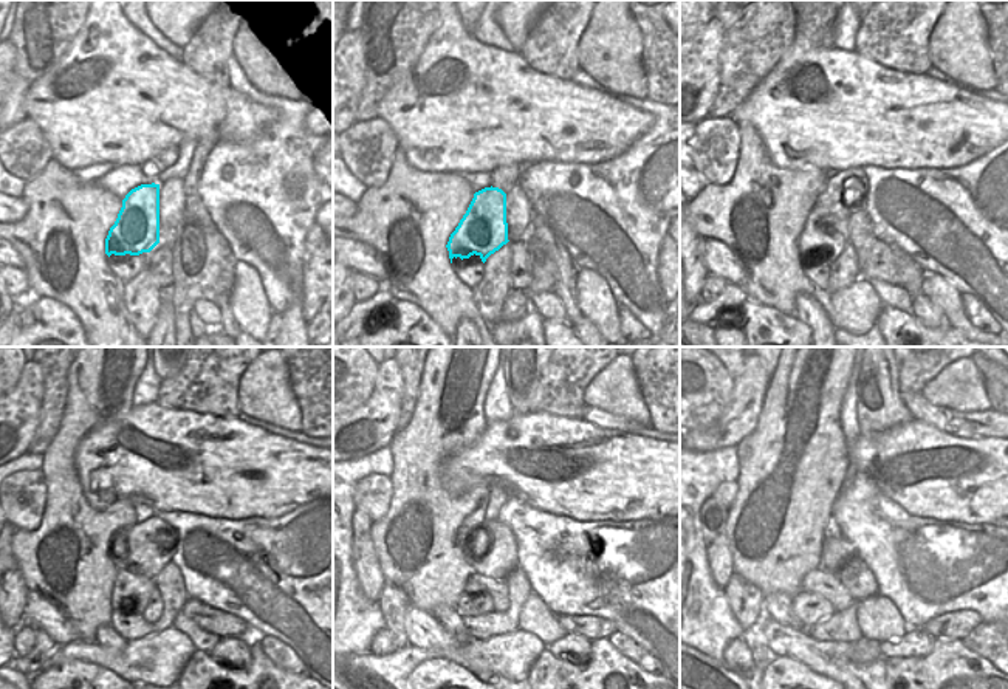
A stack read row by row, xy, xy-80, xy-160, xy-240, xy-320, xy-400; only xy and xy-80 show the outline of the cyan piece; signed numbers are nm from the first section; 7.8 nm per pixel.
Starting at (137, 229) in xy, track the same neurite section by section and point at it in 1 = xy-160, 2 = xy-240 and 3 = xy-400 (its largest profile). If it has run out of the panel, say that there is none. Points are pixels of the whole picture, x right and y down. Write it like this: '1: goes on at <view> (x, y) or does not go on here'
1: goes on at xy-160 (824, 237)
2: goes on at xy-240 (132, 590)
3: goes on at xy-400 (809, 607)

